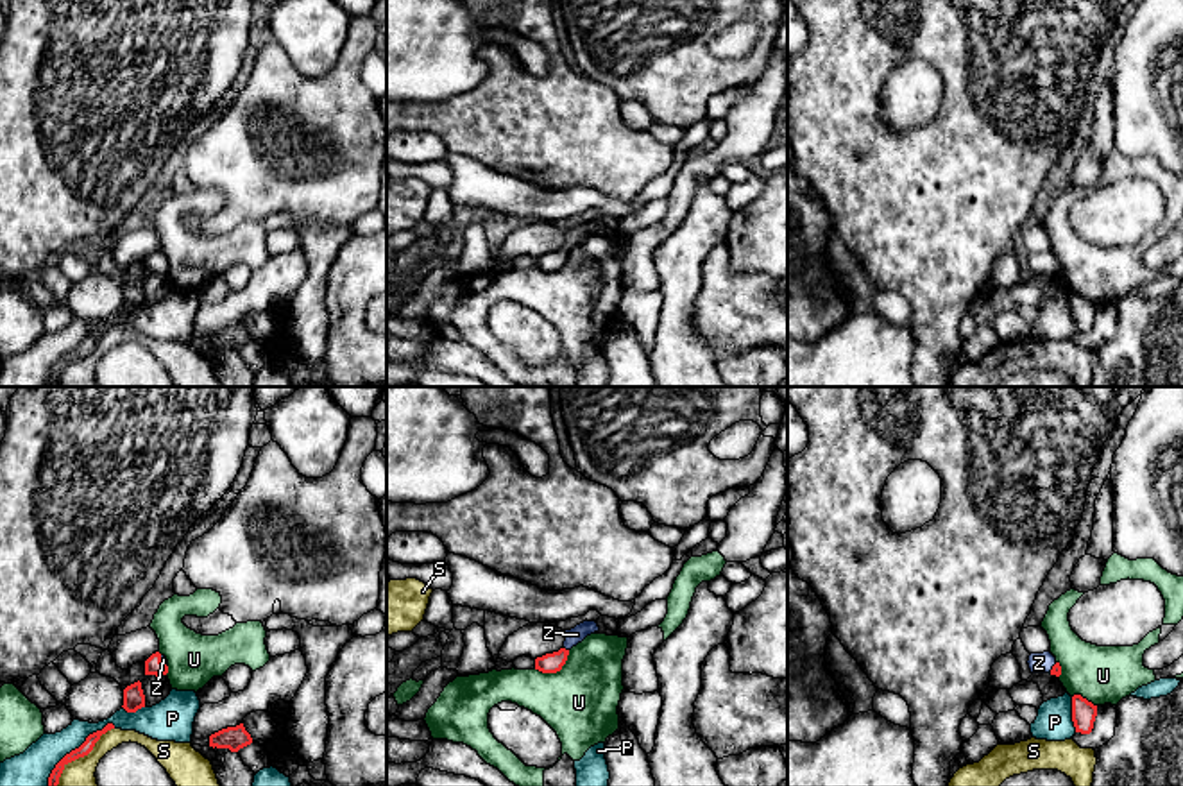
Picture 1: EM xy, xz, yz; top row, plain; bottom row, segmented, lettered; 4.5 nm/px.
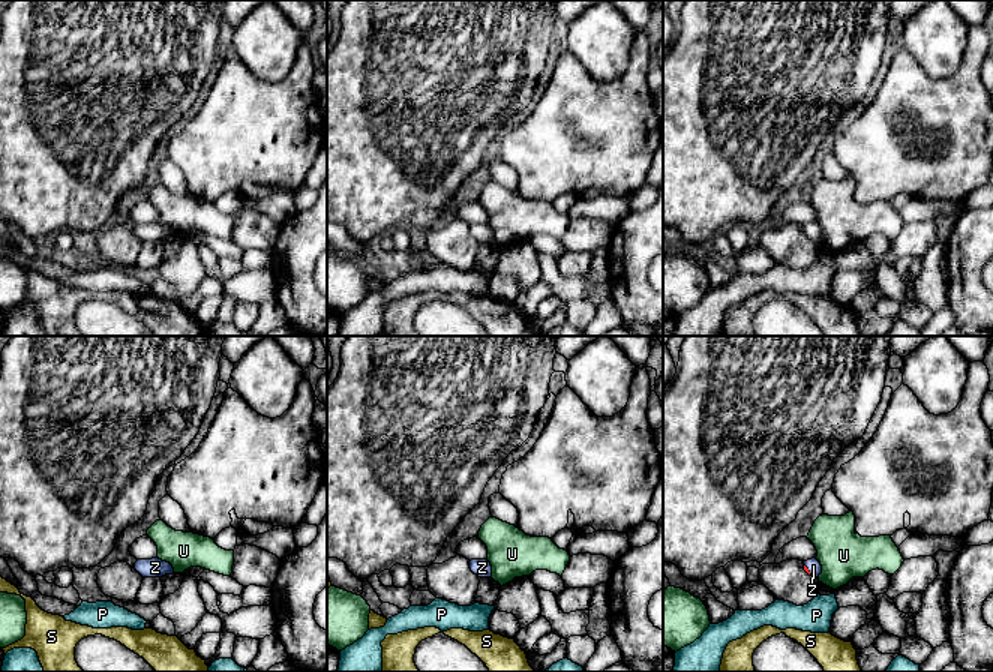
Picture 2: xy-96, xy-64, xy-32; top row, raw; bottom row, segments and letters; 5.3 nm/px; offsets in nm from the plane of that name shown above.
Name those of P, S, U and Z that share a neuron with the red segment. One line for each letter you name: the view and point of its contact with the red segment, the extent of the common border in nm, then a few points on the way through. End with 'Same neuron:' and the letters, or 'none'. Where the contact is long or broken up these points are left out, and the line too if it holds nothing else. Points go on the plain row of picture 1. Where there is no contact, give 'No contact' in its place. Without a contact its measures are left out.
Z: Touches red at xz (564, 247). Shared border 30 nm. Path across: xz (550, 262), (564, 247), (577, 233)
Same neuron: Z

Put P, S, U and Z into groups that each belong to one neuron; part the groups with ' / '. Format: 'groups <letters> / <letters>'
groups P / S / U / Z

